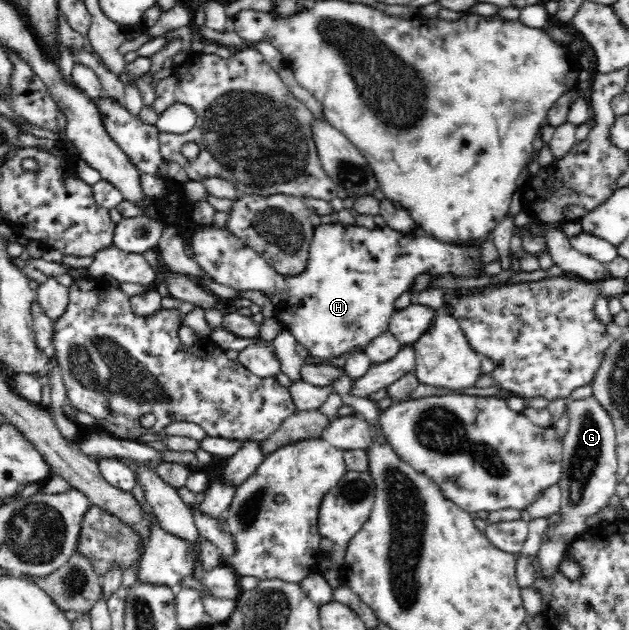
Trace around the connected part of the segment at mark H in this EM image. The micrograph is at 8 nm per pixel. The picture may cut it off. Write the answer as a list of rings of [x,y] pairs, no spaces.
[[[330,222],[321,224],[312,241],[307,269],[299,275],[281,275],[263,256],[249,247],[242,239],[235,237],[228,229],[214,228],[212,225],[196,225],[192,234],[192,257],[205,271],[225,286],[237,291],[261,291],[282,318],[284,329],[291,331],[311,354],[319,359],[331,359],[343,355],[366,354],[369,343],[389,330],[392,316],[397,312],[395,301],[408,293],[415,279],[423,273],[432,279],[437,277],[462,277],[477,279],[485,274],[483,248],[480,245],[459,246],[441,243],[423,230],[413,234],[402,234],[389,227],[367,227],[357,224]]]

